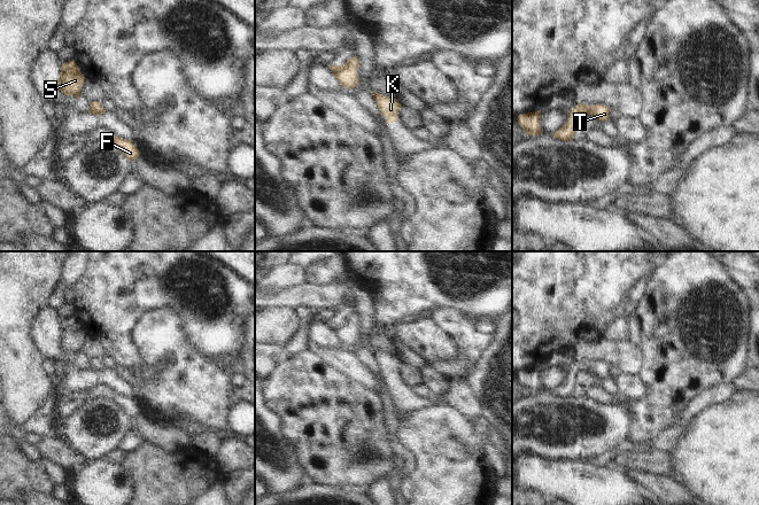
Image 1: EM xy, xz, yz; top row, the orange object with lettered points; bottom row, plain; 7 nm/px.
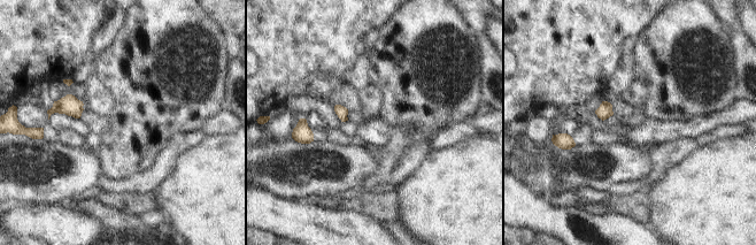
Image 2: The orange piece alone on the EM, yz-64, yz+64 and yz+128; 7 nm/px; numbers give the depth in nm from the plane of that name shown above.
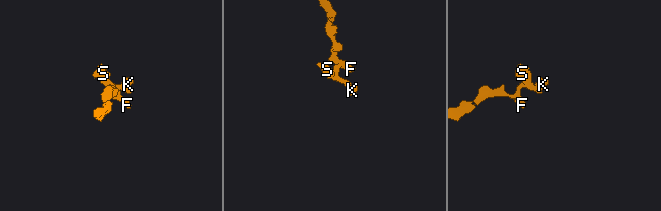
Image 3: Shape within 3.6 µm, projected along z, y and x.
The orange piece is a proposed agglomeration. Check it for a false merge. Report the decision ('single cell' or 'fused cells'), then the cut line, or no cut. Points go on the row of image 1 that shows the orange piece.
single cell; no cut

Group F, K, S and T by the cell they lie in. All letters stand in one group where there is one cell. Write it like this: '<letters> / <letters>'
F K S T

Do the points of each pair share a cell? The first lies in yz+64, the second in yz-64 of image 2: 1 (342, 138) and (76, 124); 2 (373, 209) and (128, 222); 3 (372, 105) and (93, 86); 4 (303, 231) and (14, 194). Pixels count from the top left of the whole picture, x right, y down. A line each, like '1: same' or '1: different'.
1: different
2: different
3: same
4: different

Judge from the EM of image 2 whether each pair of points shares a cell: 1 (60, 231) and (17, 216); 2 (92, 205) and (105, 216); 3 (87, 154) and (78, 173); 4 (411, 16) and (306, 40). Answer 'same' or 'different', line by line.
1: same
2: same
3: same
4: different

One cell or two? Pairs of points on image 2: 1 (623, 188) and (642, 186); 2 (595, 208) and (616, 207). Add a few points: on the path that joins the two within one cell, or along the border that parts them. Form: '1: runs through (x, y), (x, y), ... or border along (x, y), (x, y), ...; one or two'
1: runs through (627, 188), (638, 186); one
2: runs through (600, 208), (611, 207); one

